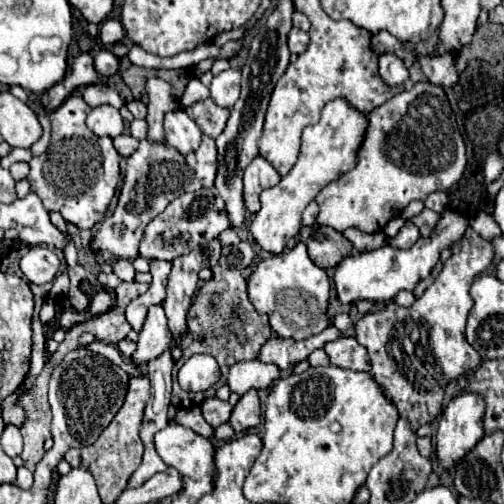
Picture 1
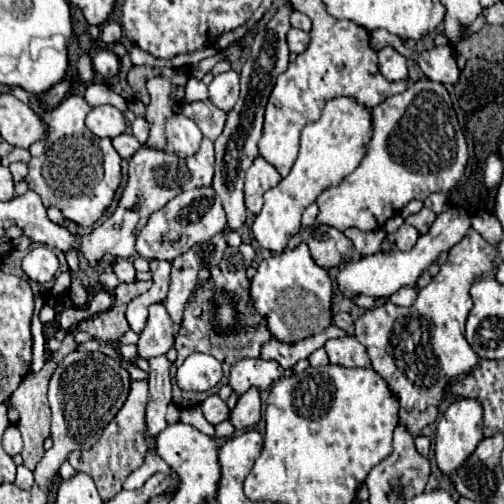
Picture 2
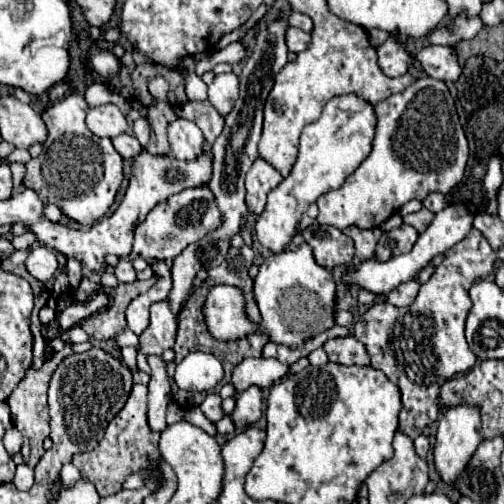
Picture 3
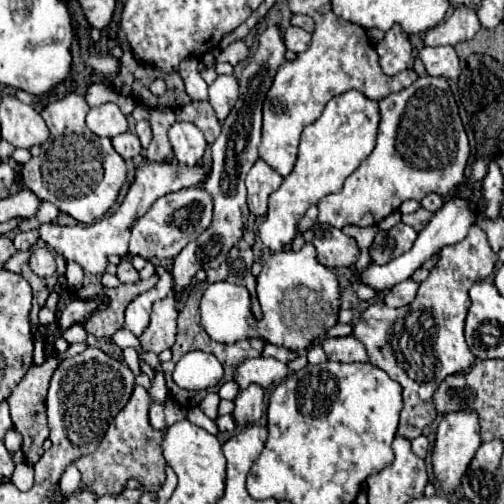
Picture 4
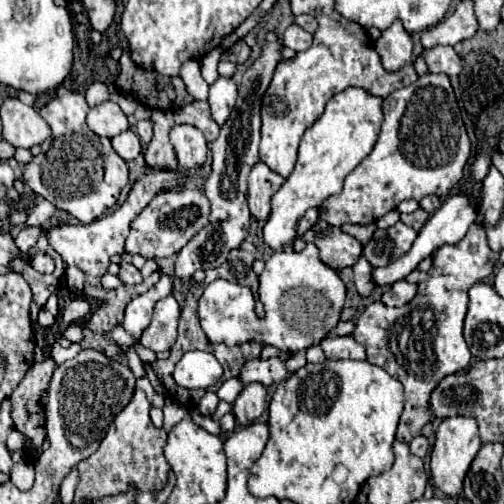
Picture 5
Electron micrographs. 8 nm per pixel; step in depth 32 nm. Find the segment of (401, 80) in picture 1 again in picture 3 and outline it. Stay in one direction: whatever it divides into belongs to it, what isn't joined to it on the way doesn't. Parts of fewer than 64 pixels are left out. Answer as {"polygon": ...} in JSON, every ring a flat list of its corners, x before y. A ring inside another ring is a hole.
{"polygon":[[390,36,380,48,378,48,378,64,382,68,382,72,388,78,400,78,408,72,408,62,410,56,404,48,402,42,398,42,398,36]]}

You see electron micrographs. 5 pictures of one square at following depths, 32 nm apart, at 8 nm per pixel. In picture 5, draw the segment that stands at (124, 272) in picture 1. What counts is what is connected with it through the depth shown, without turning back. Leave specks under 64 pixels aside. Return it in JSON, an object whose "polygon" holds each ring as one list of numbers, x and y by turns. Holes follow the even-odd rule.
{"polygon":[[122,260,122,262,120,262,118,278,120,278,124,284,140,284,140,282,142,282,140,272,130,264,130,260]]}

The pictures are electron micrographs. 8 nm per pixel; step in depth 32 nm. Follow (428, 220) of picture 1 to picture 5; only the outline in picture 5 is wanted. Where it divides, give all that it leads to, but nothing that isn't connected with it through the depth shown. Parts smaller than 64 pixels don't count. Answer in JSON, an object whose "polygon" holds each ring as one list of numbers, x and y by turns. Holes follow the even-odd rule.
{"polygon":[[418,208,418,210,412,212,412,214,402,214,402,222,408,224,410,228,414,228,416,232,422,230,422,226,428,222,428,218,430,218,430,214,424,212,422,208]]}

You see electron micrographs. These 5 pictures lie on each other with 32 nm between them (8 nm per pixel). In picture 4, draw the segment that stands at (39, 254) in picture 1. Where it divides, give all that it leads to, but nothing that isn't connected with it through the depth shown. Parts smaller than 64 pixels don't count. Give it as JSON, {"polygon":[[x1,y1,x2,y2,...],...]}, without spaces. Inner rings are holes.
{"polygon":[[32,253,28,261,28,266,40,278,50,278,56,272,54,257,35,257,34,253]]}

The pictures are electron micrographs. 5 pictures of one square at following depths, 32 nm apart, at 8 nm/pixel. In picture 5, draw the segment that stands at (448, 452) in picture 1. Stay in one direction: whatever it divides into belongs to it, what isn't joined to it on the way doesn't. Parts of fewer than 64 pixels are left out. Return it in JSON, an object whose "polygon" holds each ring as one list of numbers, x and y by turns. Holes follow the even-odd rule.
{"polygon":[[452,416,444,418,436,432,436,442,430,456,430,468,432,468,432,482,436,488,440,488,446,496,458,496,462,488,462,480,470,468,470,462,474,460,476,452,480,450,482,442,478,436,478,424,472,420,472,416]]}

